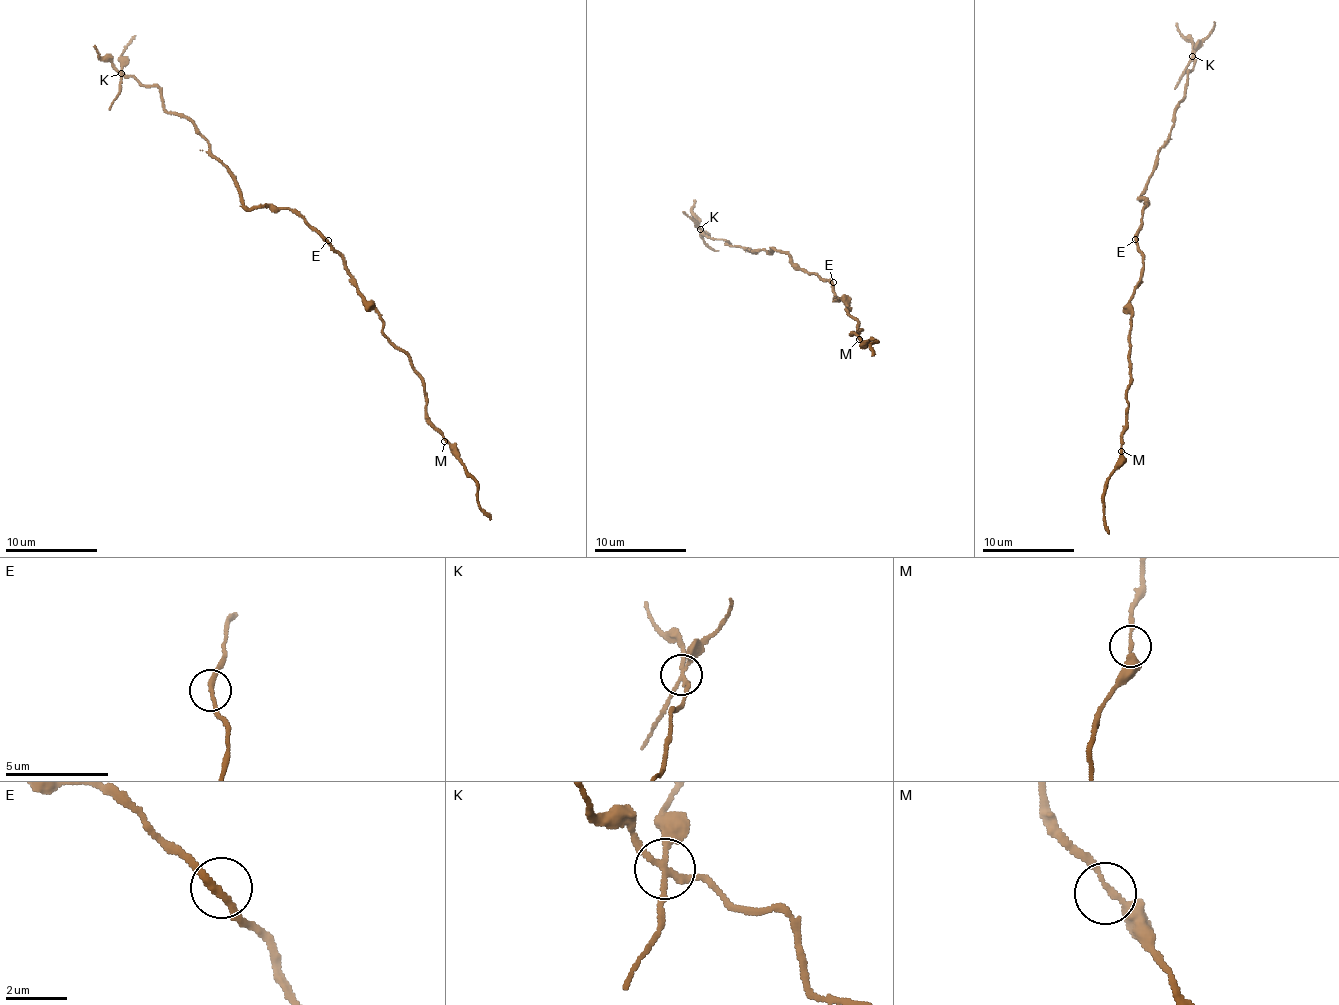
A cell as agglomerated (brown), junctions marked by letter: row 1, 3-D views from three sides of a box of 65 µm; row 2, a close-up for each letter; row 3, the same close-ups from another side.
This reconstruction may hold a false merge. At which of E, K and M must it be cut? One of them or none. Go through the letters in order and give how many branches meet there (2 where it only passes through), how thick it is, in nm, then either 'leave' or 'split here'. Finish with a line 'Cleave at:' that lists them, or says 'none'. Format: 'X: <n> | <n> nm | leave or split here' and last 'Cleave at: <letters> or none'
E: 2 | 200 nm | leave
K: 4 | 200 nm | split here
M: 2 | 200 nm | leave
Cleave at: K

